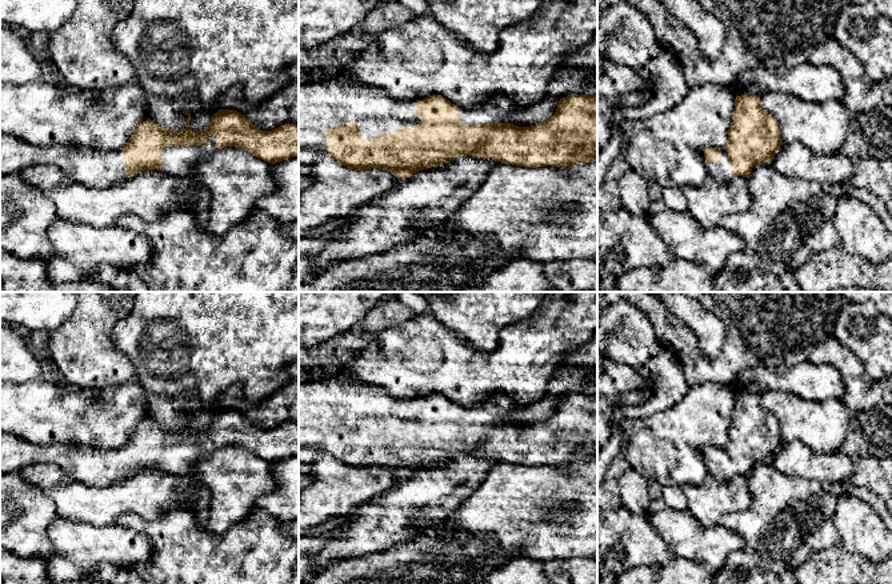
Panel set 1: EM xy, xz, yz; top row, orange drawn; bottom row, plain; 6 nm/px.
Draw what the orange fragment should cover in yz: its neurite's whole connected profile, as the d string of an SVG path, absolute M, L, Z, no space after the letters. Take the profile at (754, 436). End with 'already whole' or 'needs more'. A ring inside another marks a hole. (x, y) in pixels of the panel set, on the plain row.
M745 392L736 395L725 447L707 445L704 456L709 475L720 481L728 481L736 475L747 476L759 461L771 461L781 444L780 425L776 416L763 409L760 395Z; needs more

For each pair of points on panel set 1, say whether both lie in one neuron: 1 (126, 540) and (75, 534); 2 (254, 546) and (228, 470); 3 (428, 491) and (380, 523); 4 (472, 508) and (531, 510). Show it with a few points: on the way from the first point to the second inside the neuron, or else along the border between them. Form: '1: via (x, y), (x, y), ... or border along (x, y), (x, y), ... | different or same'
1: via (114, 540), (87, 540) | same
2: border along (255, 507), (243, 519), (218, 535) | different
3: via (416, 496), (407, 500), (392, 515) | same
4: via (487, 508), (516, 508) | same

